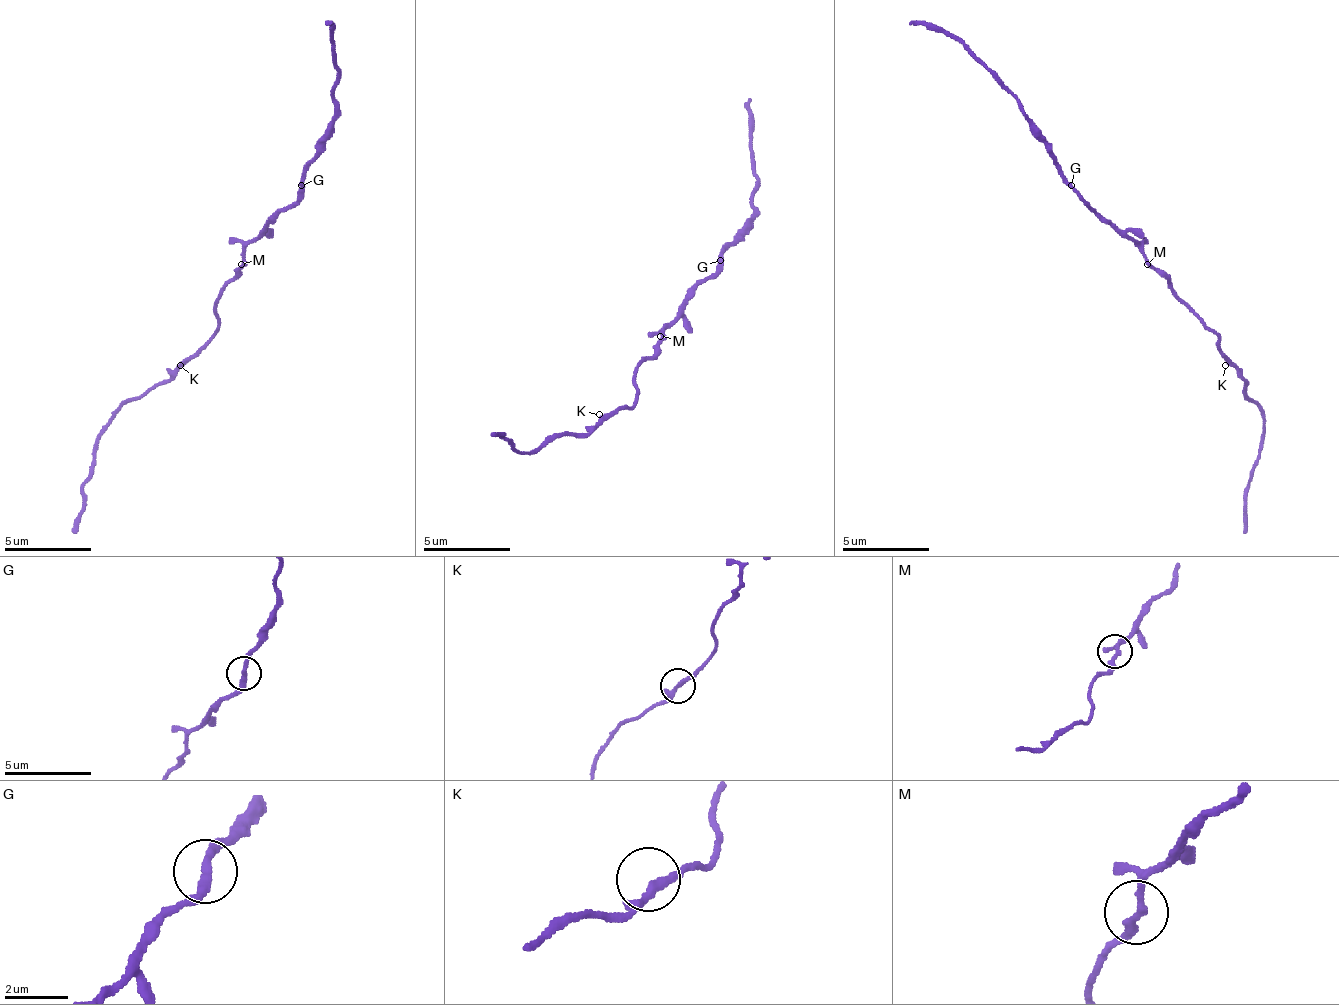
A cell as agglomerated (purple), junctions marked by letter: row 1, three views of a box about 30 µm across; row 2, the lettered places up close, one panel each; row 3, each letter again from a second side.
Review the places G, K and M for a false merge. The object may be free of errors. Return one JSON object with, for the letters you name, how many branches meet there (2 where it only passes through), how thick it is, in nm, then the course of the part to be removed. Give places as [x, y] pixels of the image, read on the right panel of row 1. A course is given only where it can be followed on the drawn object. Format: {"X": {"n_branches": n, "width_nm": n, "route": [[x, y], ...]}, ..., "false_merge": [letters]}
{"false_merge": []}

